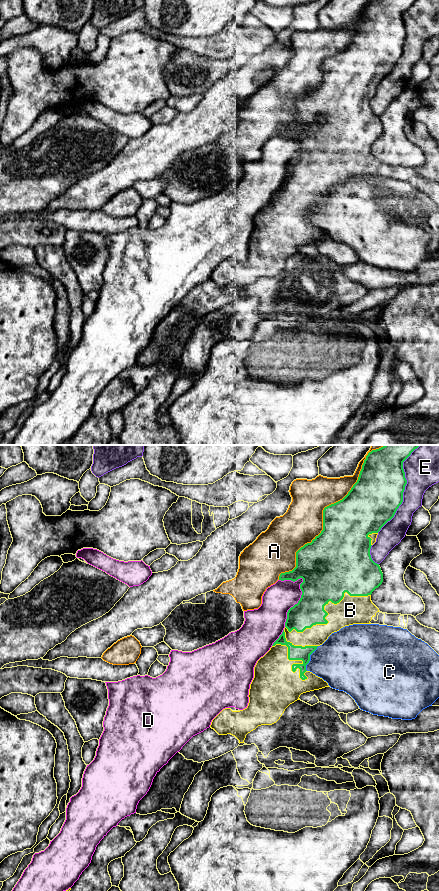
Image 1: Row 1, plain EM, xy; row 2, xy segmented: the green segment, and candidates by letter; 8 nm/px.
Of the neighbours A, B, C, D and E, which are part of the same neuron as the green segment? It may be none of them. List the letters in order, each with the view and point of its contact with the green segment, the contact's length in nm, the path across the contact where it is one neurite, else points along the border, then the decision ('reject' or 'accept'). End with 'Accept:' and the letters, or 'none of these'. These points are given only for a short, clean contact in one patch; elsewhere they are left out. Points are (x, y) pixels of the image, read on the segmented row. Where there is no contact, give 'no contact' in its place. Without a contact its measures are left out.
A: meets green in xy at (324, 509); contact 1350 nm long; reject
B: meets green in xy at (325, 611); contact 750 nm long; accept
C: meets green in xy at (309, 658); contact 220 nm long; reject
D: meets green in xy at (298, 602); contact 420 nm long; reject
E: meets green in xy at (404, 488); contact 800 nm long; reject
Accept: B

